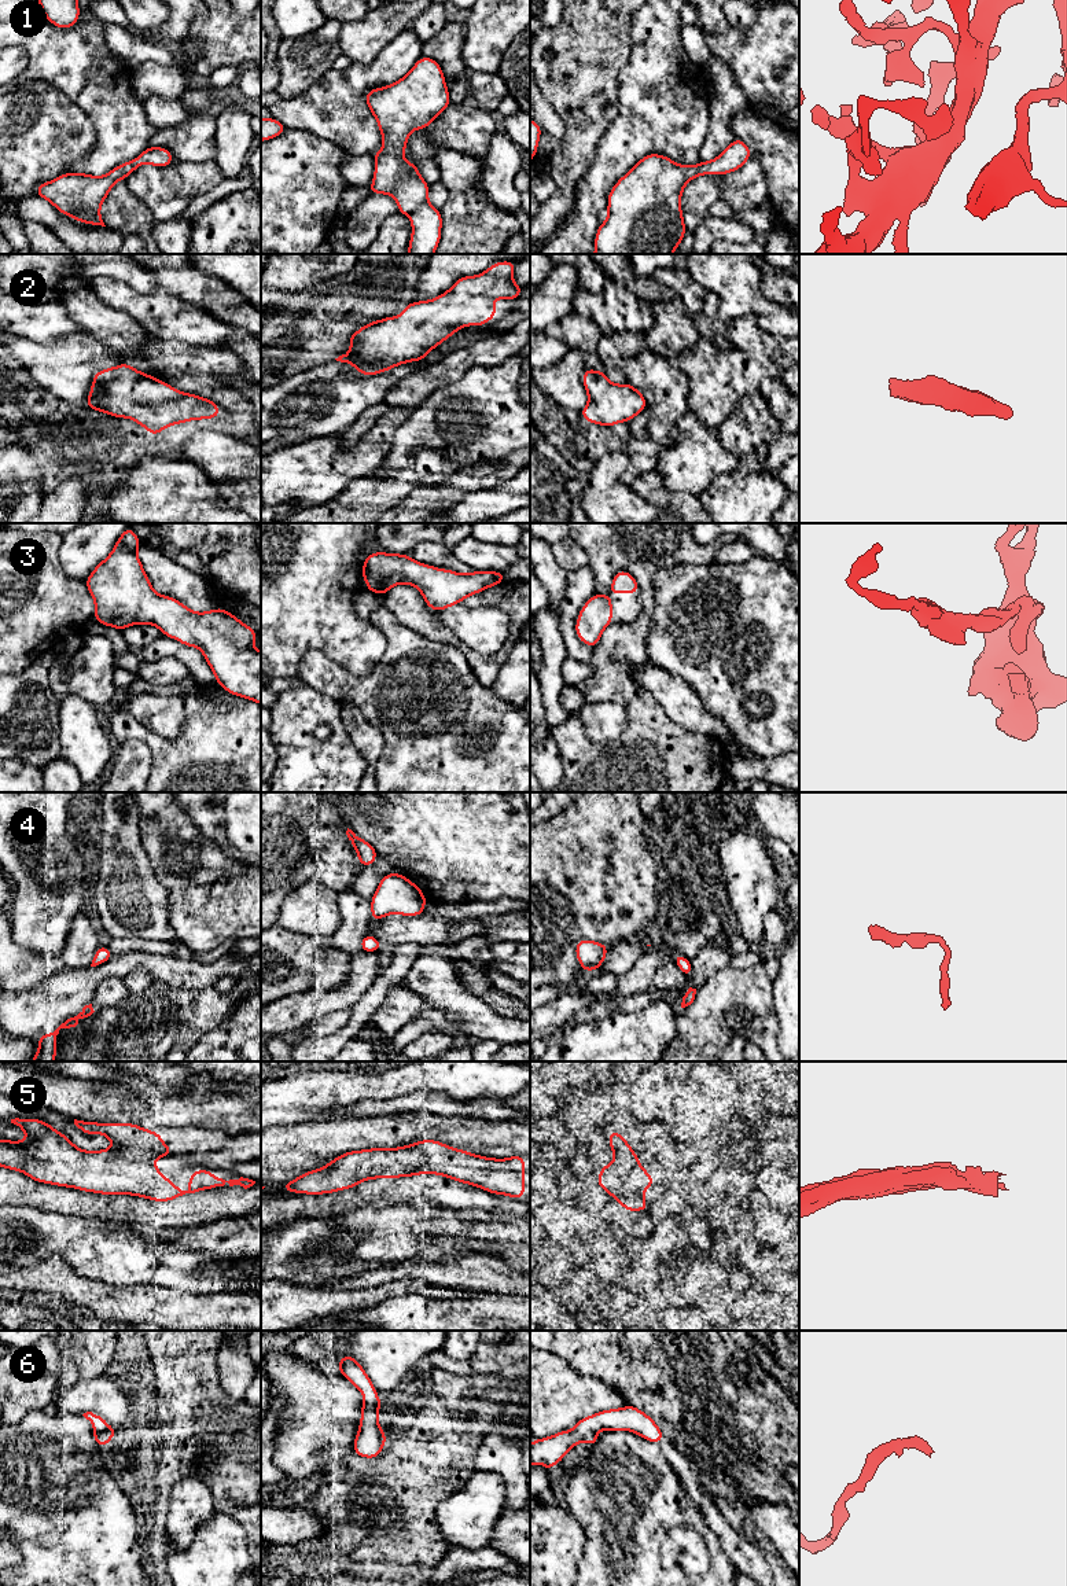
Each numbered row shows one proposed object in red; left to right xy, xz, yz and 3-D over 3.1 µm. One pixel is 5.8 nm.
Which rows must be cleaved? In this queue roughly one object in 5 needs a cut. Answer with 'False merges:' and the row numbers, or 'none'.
False merges: none

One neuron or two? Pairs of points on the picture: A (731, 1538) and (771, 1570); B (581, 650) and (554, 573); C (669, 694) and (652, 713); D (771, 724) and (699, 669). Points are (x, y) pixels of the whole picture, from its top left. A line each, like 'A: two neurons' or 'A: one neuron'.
A: one neuron
B: two neurons
C: two neurons
D: one neuron

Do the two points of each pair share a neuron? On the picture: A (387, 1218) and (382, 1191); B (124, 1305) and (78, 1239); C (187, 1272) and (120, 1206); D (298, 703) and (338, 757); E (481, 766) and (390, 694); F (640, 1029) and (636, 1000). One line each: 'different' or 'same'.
A: different
B: different
C: different
D: same
E: same
F: different

